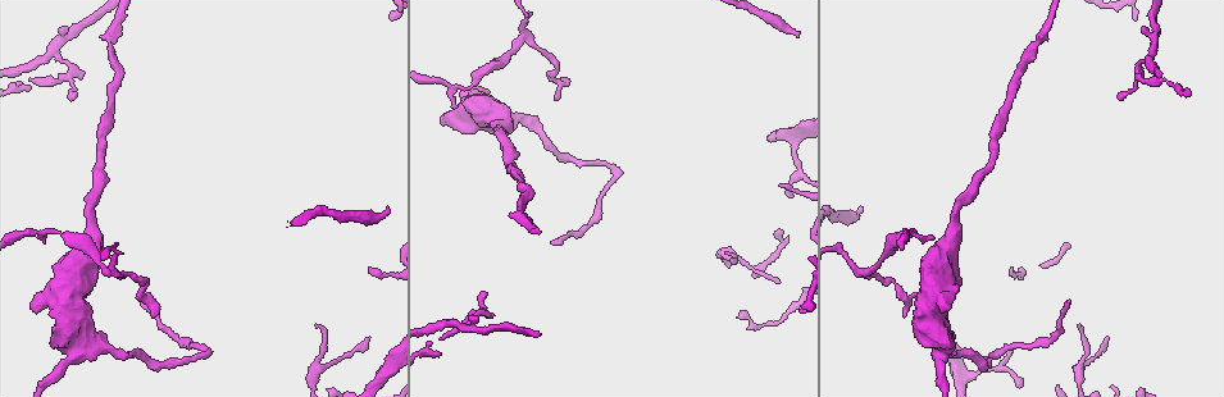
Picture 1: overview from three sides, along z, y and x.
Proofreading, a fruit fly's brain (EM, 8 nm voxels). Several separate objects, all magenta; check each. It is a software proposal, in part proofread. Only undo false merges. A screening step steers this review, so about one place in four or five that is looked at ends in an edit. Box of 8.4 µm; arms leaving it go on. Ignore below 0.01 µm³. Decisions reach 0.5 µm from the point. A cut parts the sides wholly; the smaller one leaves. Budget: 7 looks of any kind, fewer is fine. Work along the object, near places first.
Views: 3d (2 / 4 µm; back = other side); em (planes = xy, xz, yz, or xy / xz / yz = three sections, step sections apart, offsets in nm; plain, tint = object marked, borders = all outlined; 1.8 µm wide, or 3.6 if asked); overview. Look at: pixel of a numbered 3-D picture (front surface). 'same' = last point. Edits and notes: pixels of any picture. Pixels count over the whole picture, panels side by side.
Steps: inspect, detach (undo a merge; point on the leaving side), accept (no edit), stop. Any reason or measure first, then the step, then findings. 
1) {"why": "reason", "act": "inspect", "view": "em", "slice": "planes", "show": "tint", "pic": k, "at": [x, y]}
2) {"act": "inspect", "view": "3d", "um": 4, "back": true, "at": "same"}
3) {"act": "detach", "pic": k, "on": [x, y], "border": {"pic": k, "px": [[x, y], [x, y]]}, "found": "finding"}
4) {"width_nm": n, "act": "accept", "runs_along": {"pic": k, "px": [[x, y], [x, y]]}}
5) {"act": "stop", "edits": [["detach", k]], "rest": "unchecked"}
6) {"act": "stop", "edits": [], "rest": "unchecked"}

{"why": "calibre changes", "act": "inspect", "view": "3d", "um": 4, "pic": 1, "at": [385, 374]}

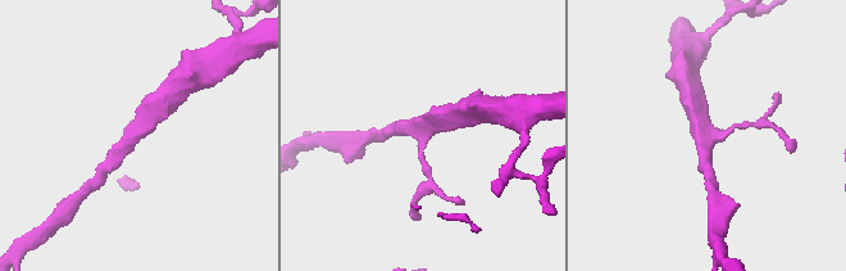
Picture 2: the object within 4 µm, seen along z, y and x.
{"act": "inspect", "view": "em", "slice": "planes", "show": "tint", "pic": 2, "at": [420, 128]}

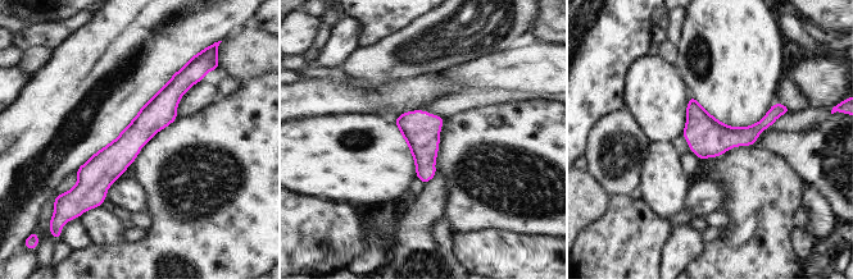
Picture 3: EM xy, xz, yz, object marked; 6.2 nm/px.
{"width_nm": 190, "act": "accept", "runs_along": {"pic": 3, "px": [[180, 74], [96, 175], [96, 202]]}, "found": "all the same neuron"}

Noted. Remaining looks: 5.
{"why": "abrupt turn", "act": "inspect", "view": "3d", "um": 2, "pic": 1, "at": [863, 268]}

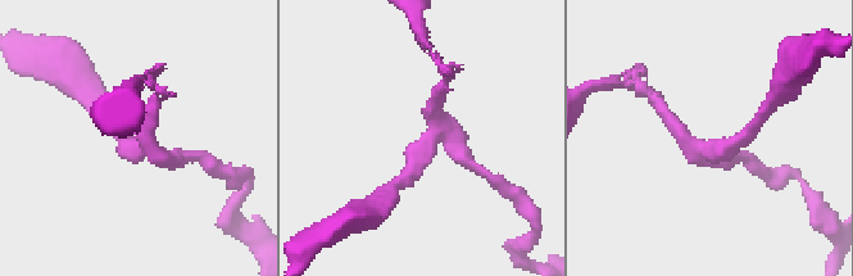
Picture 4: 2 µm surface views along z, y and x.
{"arms": 3, "why": "shape alone is not enough", "act": "inspect", "view": "em", "slice": "xz", "step": 16, "show": "tint", "pic": 4, "at": [424, 145]}

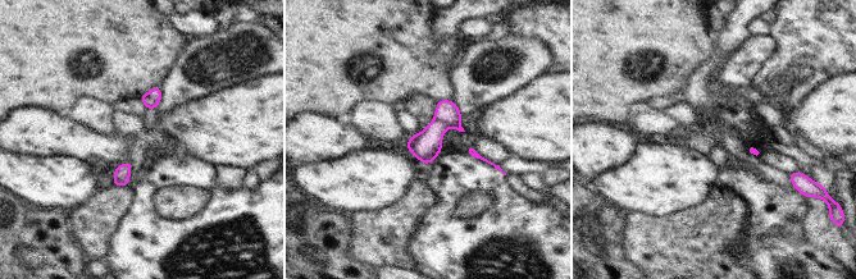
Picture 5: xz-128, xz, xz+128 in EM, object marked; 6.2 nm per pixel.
{"act": "inspect", "view": "em", "slice": "planes", "show": "tint", "at": "same"}

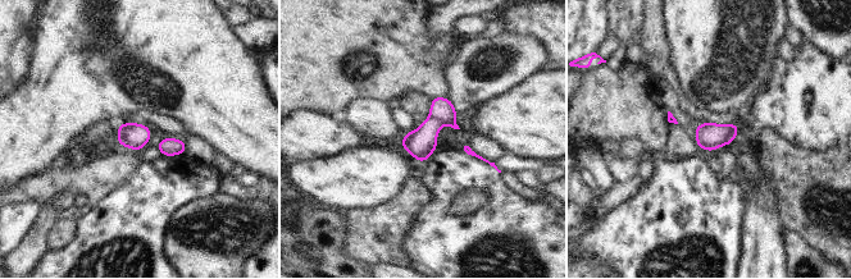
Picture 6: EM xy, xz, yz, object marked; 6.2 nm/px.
{"act": "detach", "pic": 6, "on": [421, 143], "border": {"pic": 6, "px": [[431, 115], [442, 124]]}, "found": "two neurons meet here"}

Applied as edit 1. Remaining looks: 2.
{"why": "thin arm on a thick one", "act": "inspect", "view": "3d", "um": 4, "pic": 1, "at": [932, 329]}

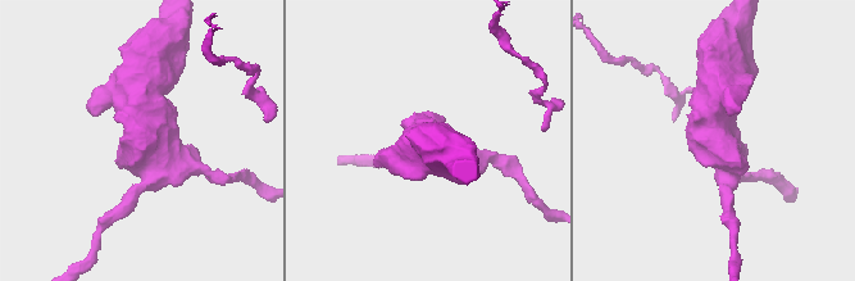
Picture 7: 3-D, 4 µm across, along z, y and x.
{"act": "inspect", "view": "em", "um": 3.6, "slice": "planes", "show": "tint", "pic": 7, "at": [154, 141]}

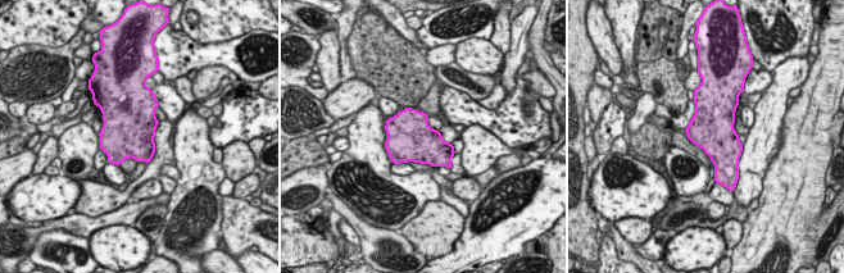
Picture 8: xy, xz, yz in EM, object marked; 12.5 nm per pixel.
{"act": "accept", "found": "continuous, no second neuron"}

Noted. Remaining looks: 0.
{"act": "stop", "edits": [["detach", 6]], "rest": "unchecked"}

